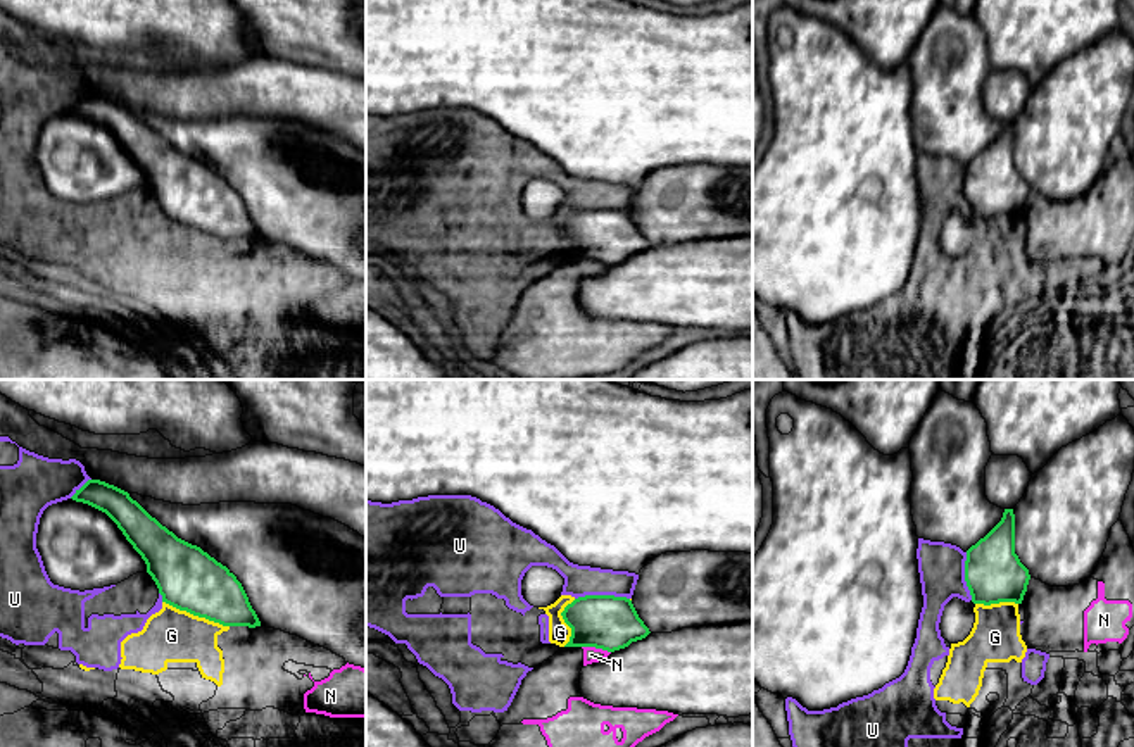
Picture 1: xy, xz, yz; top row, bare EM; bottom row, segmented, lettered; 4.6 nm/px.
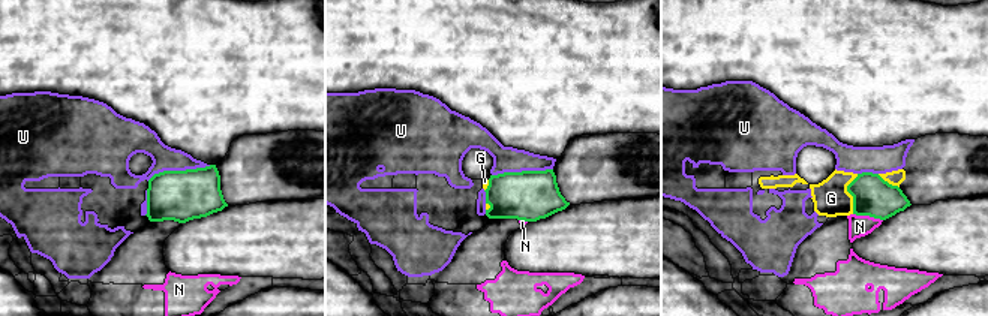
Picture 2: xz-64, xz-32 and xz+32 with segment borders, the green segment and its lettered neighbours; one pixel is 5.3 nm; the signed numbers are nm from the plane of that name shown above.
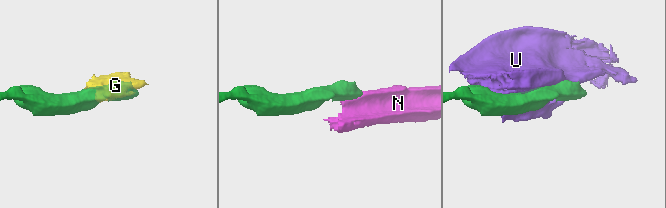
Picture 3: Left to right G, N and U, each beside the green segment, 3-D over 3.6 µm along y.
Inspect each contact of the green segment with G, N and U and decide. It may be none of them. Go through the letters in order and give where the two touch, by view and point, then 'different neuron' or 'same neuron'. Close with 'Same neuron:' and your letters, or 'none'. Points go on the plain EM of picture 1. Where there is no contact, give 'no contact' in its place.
G: xy (195, 228) | different neuron
N: xz (596, 261) | different neuron
U: xz (601, 209) | different neuron
Same neuron: none

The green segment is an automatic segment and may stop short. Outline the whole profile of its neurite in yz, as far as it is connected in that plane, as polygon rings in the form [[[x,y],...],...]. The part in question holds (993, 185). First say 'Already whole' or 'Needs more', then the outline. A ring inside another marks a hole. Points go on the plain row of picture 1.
Already whole. [[[1005,122],[1001,135],[975,159],[967,164],[965,195],[973,217],[1022,217],[1030,188],[1015,167],[1015,128]]]

